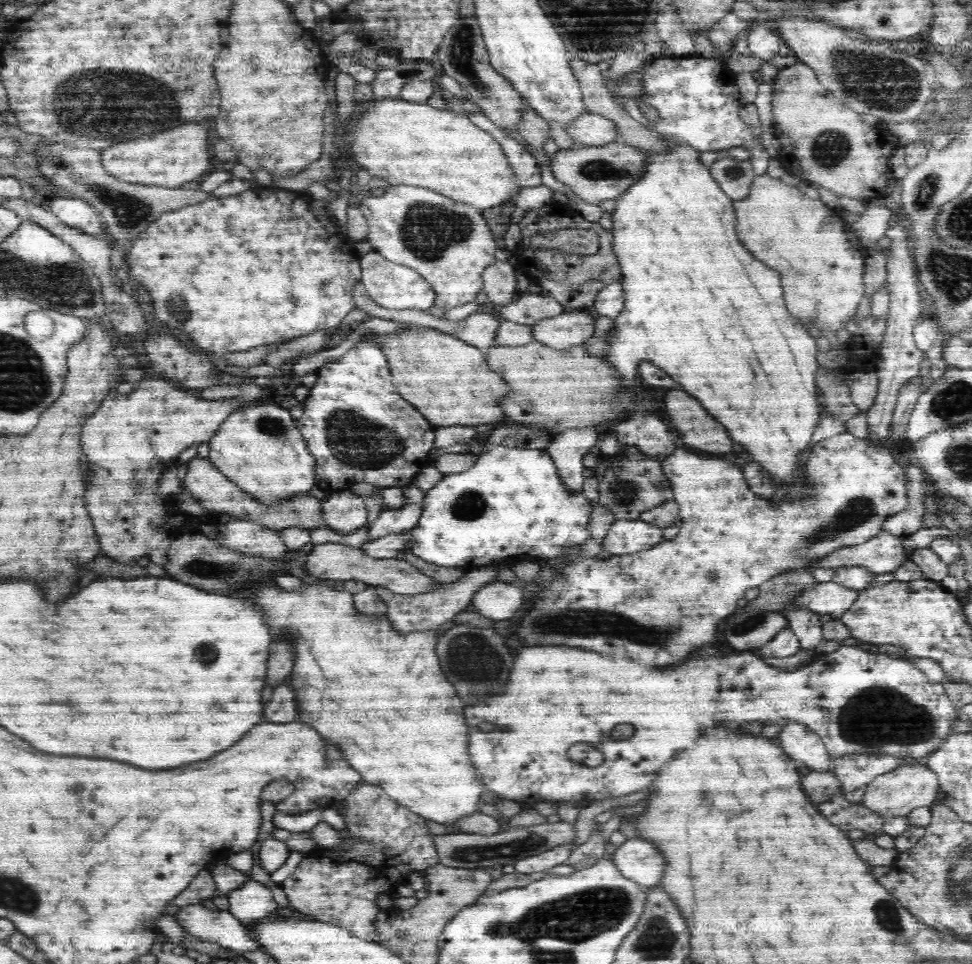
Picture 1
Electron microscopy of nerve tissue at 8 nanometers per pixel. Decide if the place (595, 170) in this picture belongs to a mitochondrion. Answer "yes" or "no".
yes

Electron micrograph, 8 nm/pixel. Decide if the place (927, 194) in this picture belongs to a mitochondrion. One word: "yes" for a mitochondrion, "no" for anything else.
yes

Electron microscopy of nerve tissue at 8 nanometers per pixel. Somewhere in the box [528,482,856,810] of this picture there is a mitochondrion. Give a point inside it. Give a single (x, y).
(752, 620)

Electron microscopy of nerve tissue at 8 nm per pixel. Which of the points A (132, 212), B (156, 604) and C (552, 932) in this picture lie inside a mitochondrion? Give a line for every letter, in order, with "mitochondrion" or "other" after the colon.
A: mitochondrion
B: other
C: mitochondrion

